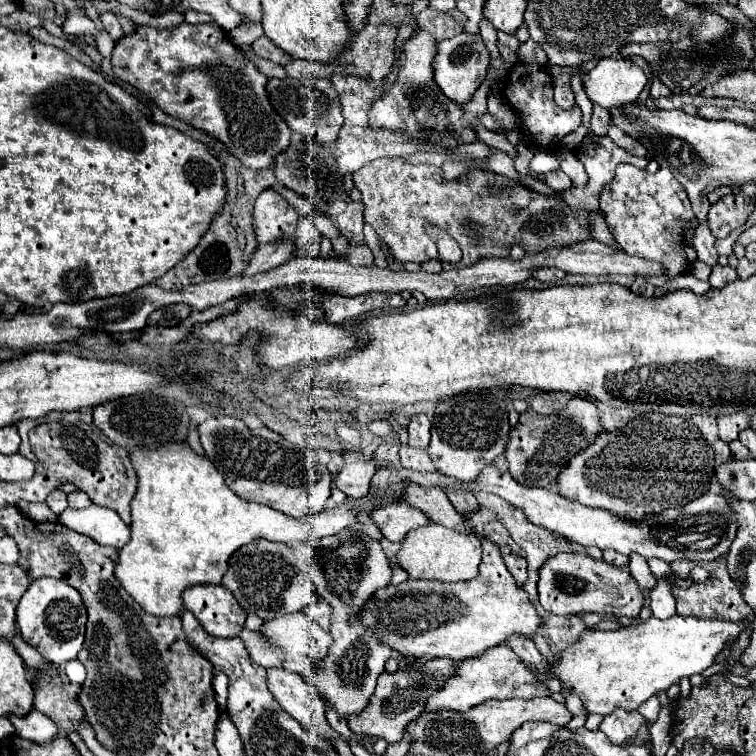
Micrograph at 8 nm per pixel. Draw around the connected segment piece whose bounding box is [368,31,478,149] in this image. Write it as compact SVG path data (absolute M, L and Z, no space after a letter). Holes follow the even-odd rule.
M418 31L404 43L400 59L392 65L392 71L384 79L384 95L372 101L368 109L368 127L370 131L394 131L404 135L408 141L428 143L432 149L454 149L464 143L478 141L476 133L470 127L464 127L464 111L460 105L448 101L444 93L436 87L432 77L432 57L436 53L436 41L428 31ZM440 113L454 113L454 123L444 121L444 127L432 127L430 119Z

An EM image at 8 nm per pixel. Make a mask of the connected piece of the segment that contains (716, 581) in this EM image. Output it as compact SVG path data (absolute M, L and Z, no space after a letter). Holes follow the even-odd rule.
M720 557L720 559L716 559L716 561L700 561L698 565L696 565L696 563L692 563L692 561L676 561L676 563L670 563L670 569L672 569L672 573L674 573L676 581L680 581L680 583L672 583L672 595L674 595L674 599L676 599L676 613L678 613L678 615L682 615L682 617L712 617L712 619L718 619L718 621L720 621L720 619L724 619L724 621L744 621L744 617L748 617L748 621L754 621L754 617L752 617L752 607L750 607L750 605L744 601L744 597L740 597L740 589L738 589L738 587L736 587L736 583L734 583L734 581L728 577L728 569L726 569L726 557ZM698 565L700 565L700 567L704 567L706 571L710 571L710 579L708 579L708 581L704 581L704 583L690 583L690 581L688 581L688 577L690 577L690 571L692 571L694 567L698 567Z

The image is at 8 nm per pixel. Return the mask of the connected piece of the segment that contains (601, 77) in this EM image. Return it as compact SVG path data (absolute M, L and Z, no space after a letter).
M608 57L588 71L582 87L592 103L612 111L632 105L646 83L646 73L634 61Z

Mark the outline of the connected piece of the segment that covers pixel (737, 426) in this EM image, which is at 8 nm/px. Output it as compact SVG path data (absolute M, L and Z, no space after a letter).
M726 415L726 417L718 419L720 439L726 443L732 443L734 439L738 439L738 433L746 427L750 427L748 415Z

